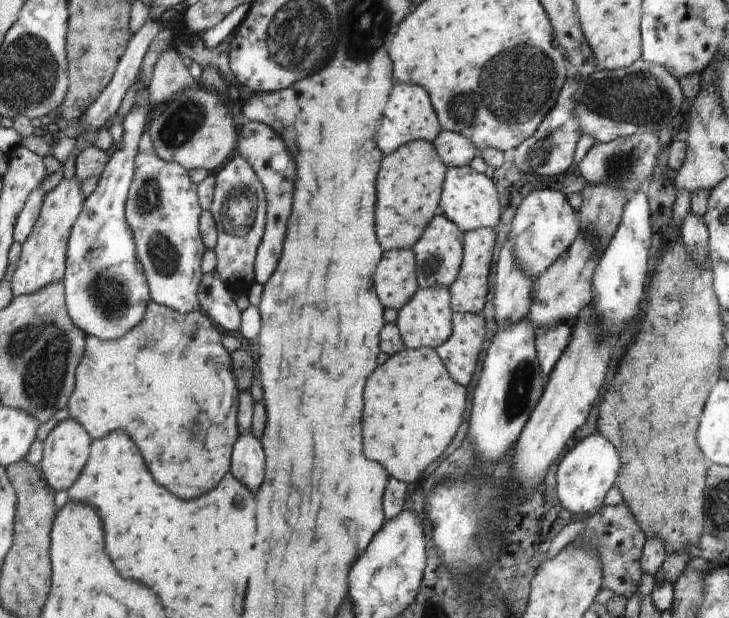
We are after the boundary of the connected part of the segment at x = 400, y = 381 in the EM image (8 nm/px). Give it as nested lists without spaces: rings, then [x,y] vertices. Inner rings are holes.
[[[420,347],[402,349],[402,354],[390,356],[382,366],[378,366],[366,382],[364,388],[364,456],[372,462],[382,462],[394,478],[410,484],[420,478],[420,474],[434,462],[454,438],[468,404],[464,386],[454,382],[446,366],[435,349]]]

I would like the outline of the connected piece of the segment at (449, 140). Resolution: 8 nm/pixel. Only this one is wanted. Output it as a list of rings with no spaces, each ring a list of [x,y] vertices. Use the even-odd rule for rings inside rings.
[[[442,131],[442,138],[437,138],[433,145],[448,168],[468,166],[480,154],[465,135],[452,131]]]

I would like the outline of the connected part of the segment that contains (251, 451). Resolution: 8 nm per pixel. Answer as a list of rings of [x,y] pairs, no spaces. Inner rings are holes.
[[[249,433],[242,434],[240,441],[233,446],[233,466],[232,474],[234,478],[242,478],[242,482],[246,482],[246,486],[250,486],[250,490],[256,490],[260,486],[260,482],[264,480],[264,450],[257,435]]]

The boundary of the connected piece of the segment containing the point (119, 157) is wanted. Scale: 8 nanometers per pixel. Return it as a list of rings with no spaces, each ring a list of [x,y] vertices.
[[[150,102],[146,106],[136,104],[125,116],[122,145],[112,152],[112,160],[101,176],[98,188],[87,198],[69,243],[65,283],[70,314],[89,336],[98,336],[102,340],[120,340],[128,336],[145,320],[153,301],[153,291],[138,256],[137,238],[134,238],[128,218],[130,190],[137,173],[137,156],[148,128],[150,110]]]

